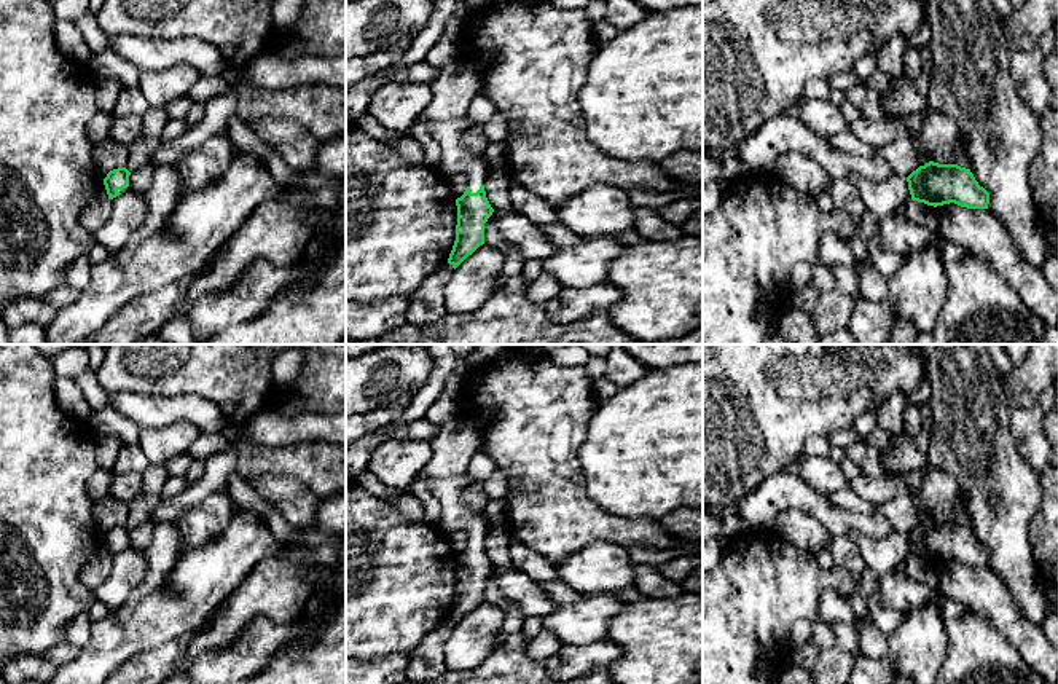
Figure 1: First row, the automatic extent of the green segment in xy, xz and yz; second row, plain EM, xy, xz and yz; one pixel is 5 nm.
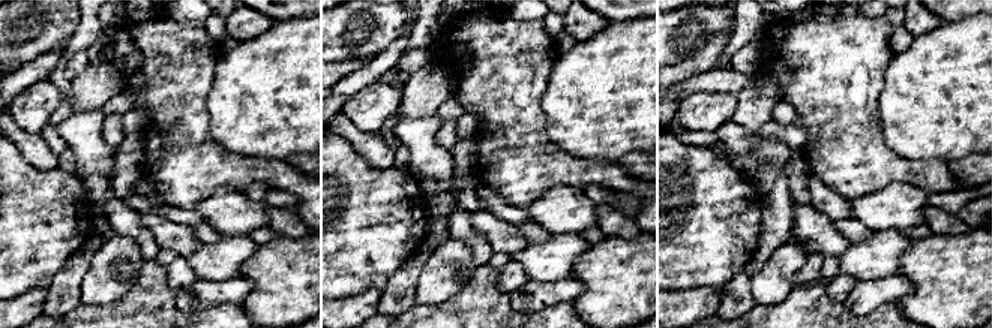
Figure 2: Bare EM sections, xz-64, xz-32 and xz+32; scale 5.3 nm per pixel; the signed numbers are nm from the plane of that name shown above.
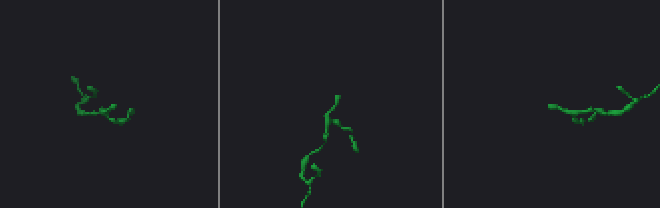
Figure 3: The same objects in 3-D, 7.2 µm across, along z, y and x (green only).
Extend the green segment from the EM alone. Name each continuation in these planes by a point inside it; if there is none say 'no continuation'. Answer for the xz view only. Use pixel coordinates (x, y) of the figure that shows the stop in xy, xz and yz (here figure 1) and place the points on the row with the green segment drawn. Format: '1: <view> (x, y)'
1: xz (456, 158)

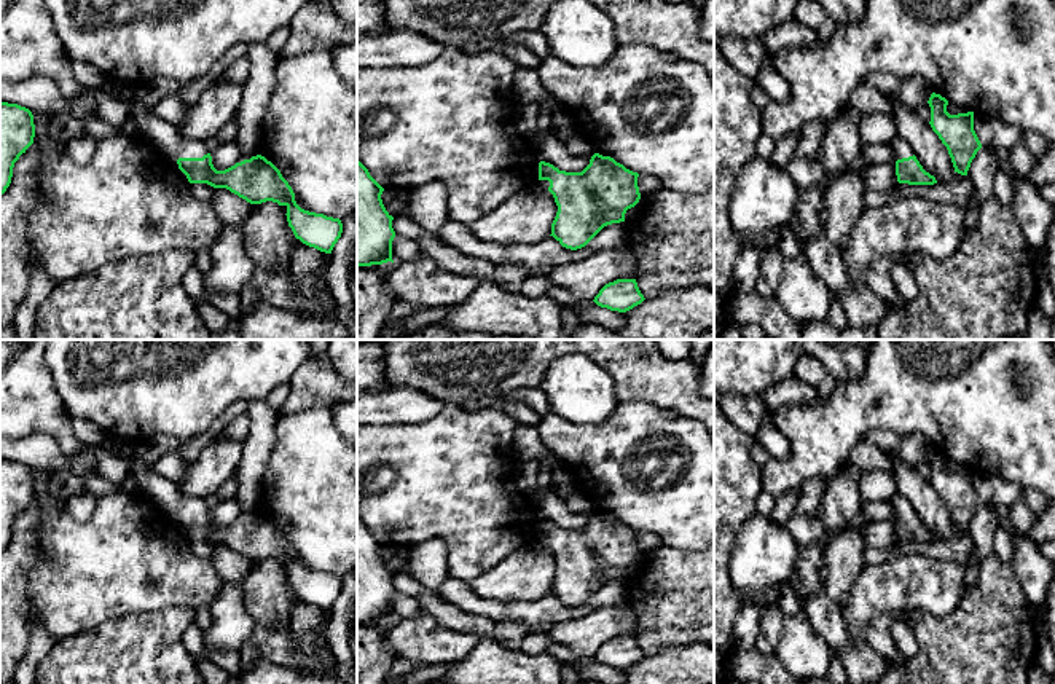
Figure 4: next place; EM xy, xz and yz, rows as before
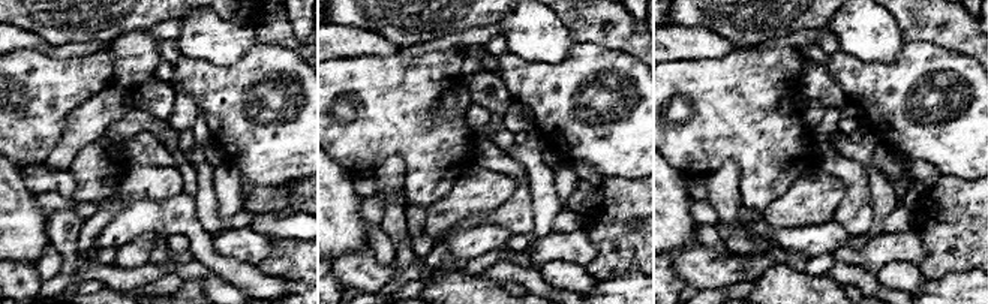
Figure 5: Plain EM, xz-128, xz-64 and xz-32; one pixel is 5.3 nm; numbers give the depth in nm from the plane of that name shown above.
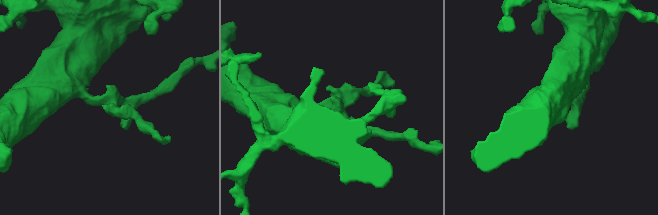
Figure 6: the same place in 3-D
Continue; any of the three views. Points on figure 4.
1: xy (163, 136)

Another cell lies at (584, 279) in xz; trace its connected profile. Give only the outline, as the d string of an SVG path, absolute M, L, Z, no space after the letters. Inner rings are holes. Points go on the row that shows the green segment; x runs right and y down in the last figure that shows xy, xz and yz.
M617 247L555 266L551 284L567 289L575 298L594 300L606 284L617 279L637 279L639 273L637 257L628 247Z

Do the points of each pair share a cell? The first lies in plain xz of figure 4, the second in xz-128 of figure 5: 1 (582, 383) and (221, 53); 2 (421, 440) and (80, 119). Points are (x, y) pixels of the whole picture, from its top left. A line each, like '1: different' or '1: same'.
1: same
2: different

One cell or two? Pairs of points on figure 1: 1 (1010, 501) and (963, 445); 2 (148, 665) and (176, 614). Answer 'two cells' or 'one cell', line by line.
1: one cell
2: two cells

